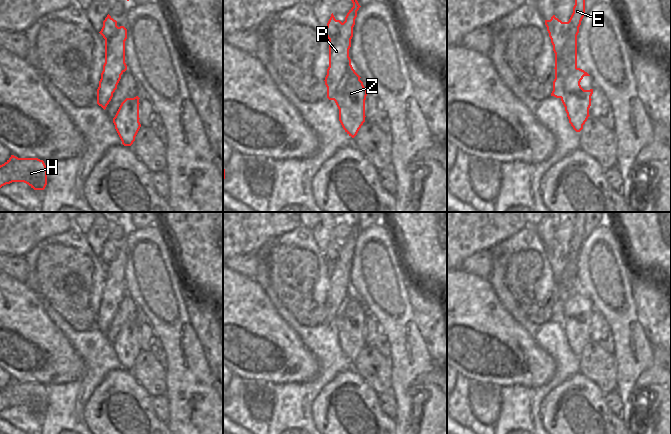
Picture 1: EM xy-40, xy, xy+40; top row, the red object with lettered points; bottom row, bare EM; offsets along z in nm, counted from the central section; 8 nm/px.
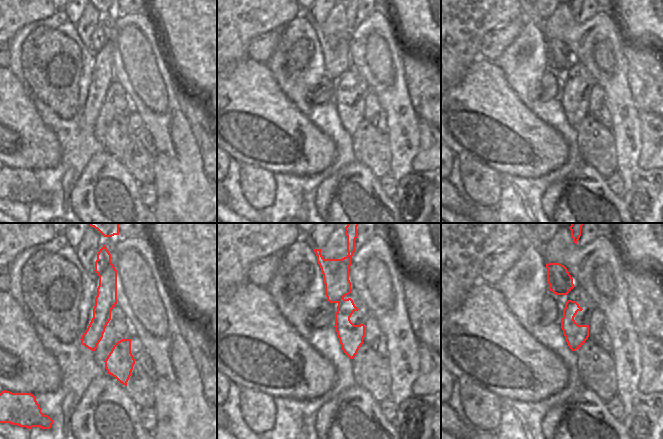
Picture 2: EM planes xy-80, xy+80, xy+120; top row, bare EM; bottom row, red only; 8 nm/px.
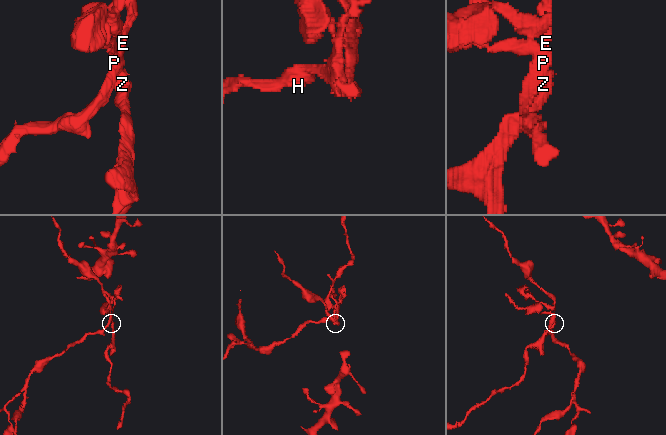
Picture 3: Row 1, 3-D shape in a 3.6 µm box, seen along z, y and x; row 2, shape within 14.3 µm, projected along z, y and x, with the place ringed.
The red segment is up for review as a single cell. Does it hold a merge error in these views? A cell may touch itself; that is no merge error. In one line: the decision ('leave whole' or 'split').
split

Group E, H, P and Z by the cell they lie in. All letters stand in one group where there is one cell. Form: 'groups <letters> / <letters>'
groups E H P / Z

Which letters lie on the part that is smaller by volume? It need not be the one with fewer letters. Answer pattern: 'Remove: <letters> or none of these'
Remove: Z

